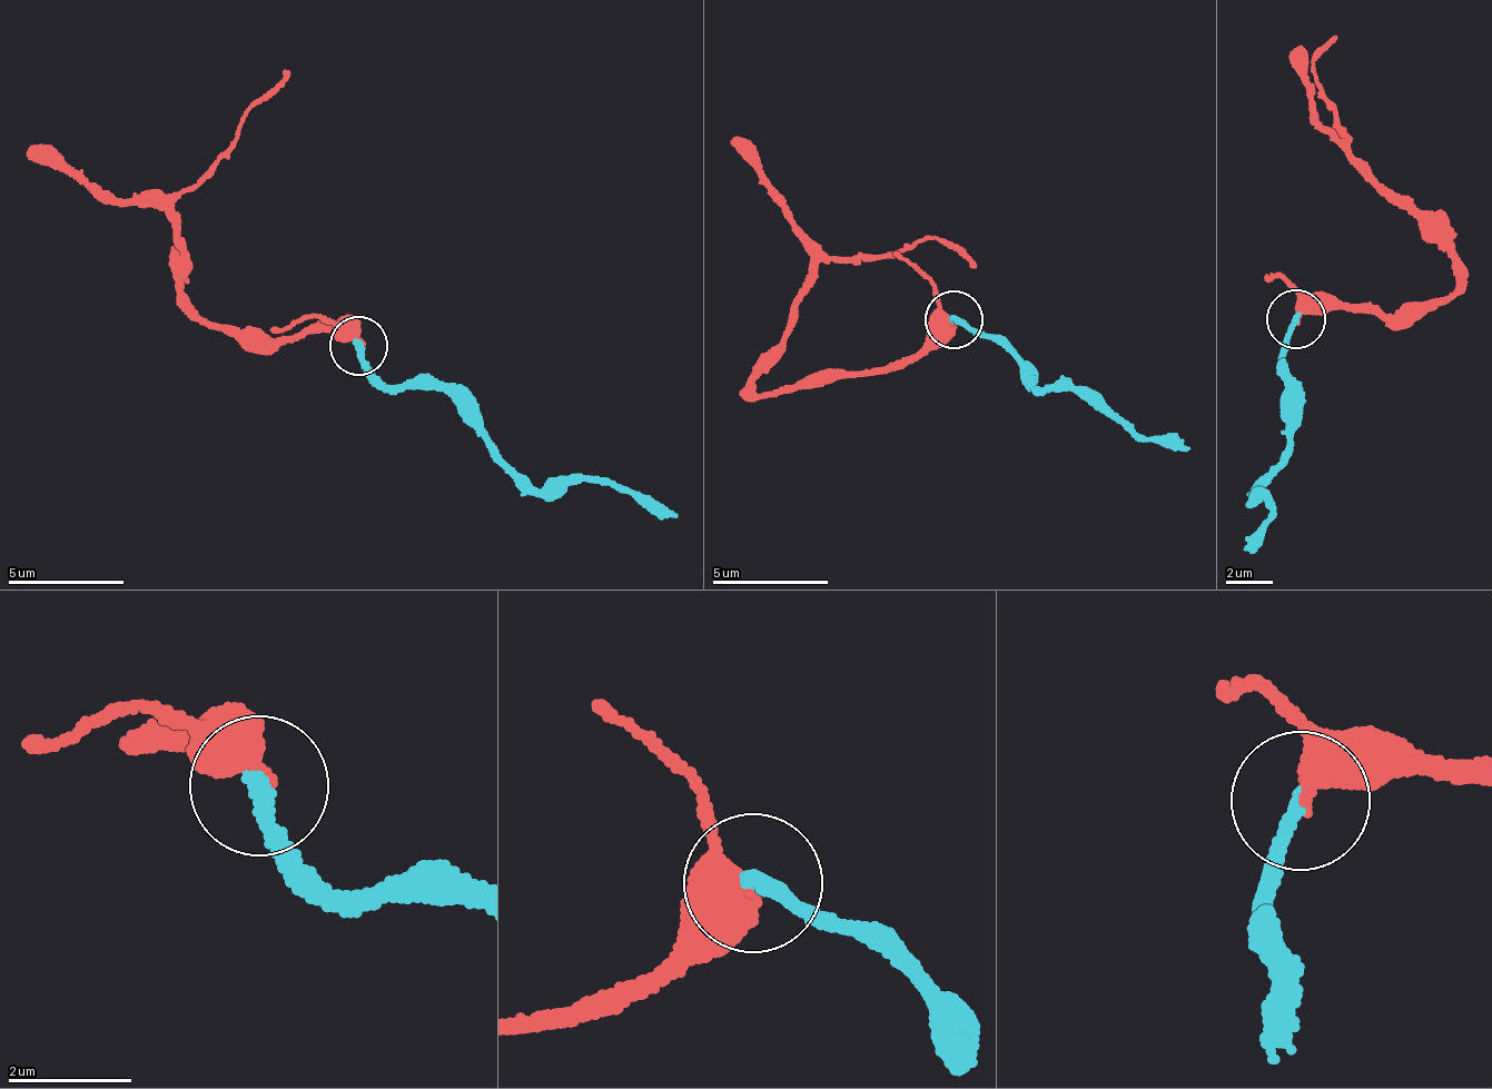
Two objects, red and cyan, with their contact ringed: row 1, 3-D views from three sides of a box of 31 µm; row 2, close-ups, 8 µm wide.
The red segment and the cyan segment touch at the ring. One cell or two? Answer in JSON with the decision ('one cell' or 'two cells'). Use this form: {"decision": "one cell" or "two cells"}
{"decision": "one cell"}

